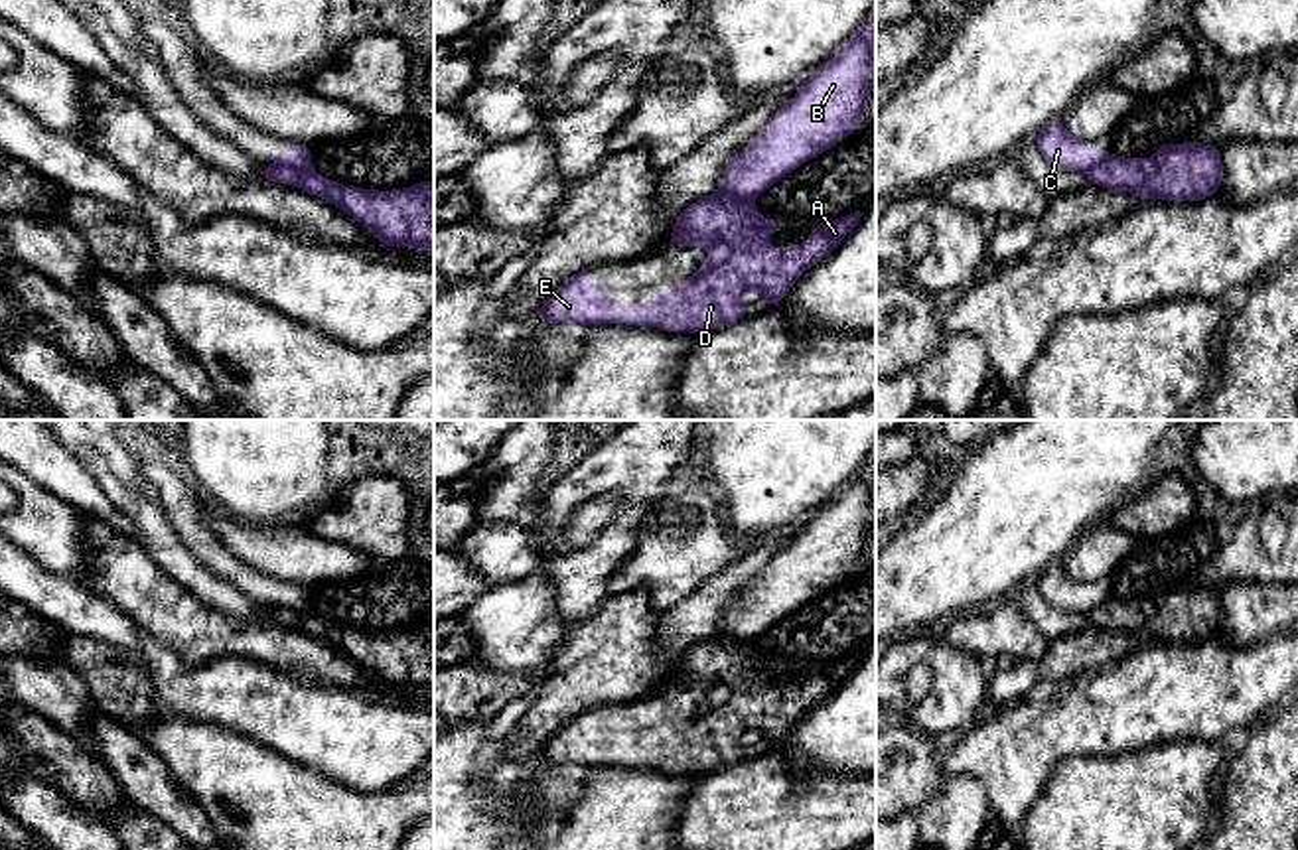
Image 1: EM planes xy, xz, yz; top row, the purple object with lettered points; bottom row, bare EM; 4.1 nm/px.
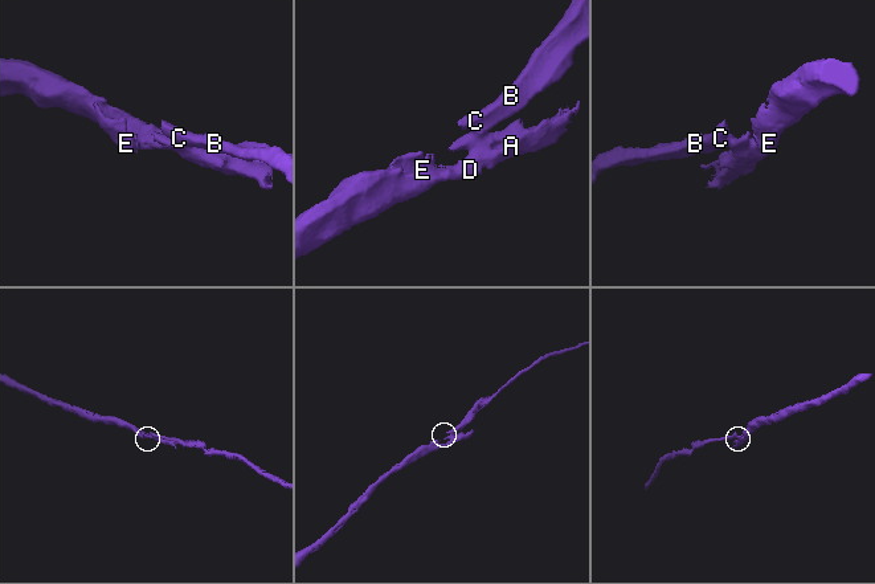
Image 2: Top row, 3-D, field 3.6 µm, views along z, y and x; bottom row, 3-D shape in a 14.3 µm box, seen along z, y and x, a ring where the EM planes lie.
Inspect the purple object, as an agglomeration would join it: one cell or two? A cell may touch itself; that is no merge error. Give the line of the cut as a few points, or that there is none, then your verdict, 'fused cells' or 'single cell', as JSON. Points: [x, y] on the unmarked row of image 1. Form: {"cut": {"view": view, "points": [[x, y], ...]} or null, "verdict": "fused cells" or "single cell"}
{"cut": {"view": "xz", "points": [[715, 636], [752, 641]]}, "verdict": "fused cells"}

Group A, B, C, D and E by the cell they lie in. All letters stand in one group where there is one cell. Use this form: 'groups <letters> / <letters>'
groups A D E / B C

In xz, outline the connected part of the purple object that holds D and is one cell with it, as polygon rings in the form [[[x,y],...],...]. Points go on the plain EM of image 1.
[[[730,637],[704,639],[683,655],[677,657],[677,667],[669,678],[669,686],[688,688],[700,686],[710,692],[704,708],[690,720],[683,722],[673,736],[651,736],[647,747],[608,747],[606,738],[594,738],[592,710],[570,718],[537,753],[544,763],[576,763],[582,767],[592,765],[629,765],[629,767],[655,767],[667,773],[710,773],[744,761],[748,747],[742,736],[756,730],[761,734],[759,742],[773,747],[785,738],[791,726],[815,704],[829,698],[836,686],[854,671],[864,655],[854,653],[842,661],[830,663],[809,674],[803,688],[771,690],[765,680],[779,669],[779,661],[763,661],[754,651],[754,641],[736,641]]]

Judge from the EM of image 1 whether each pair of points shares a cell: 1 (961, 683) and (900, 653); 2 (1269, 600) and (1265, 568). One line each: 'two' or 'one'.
1: one
2: two

